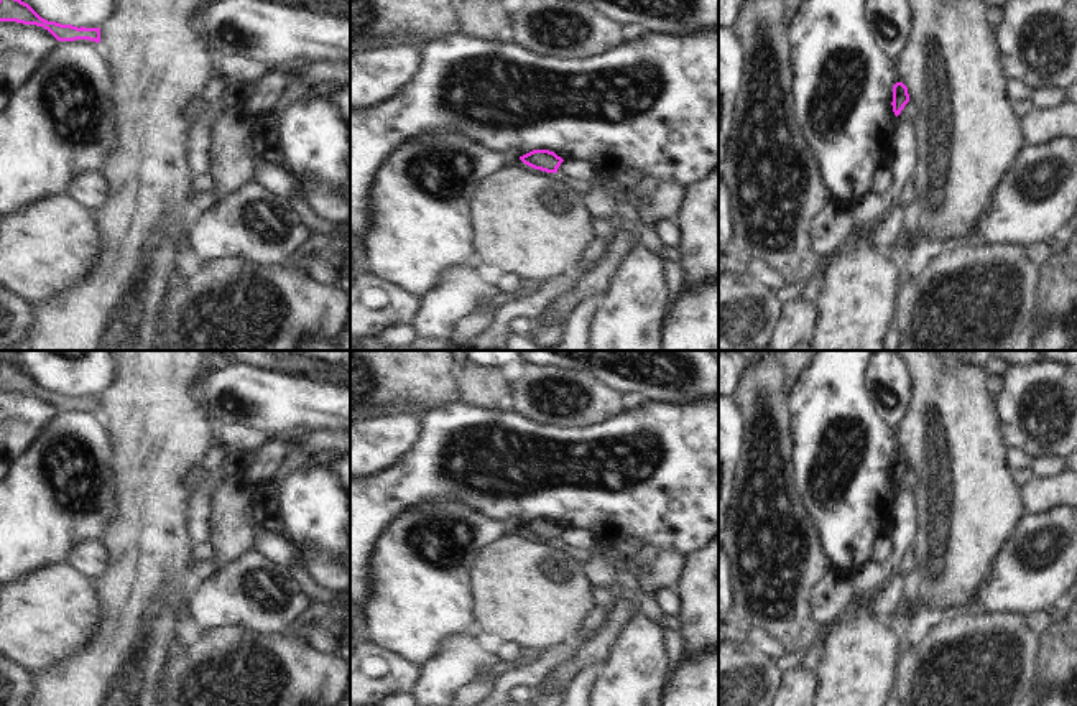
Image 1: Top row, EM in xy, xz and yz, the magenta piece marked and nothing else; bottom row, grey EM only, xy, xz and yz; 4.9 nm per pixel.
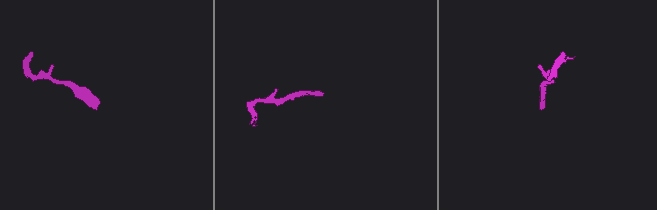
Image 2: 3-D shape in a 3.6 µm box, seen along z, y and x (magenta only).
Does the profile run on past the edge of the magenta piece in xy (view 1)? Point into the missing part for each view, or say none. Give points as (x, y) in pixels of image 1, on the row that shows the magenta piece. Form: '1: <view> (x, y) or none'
1: none

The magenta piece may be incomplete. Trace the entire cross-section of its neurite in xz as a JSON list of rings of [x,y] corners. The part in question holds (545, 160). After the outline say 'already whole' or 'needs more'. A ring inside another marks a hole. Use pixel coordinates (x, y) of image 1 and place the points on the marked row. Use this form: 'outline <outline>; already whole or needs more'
outline [[[533,150],[520,156],[520,160],[525,165],[546,173],[557,173],[557,168],[564,161],[561,156],[557,156],[554,151],[549,150]]]; already whole

